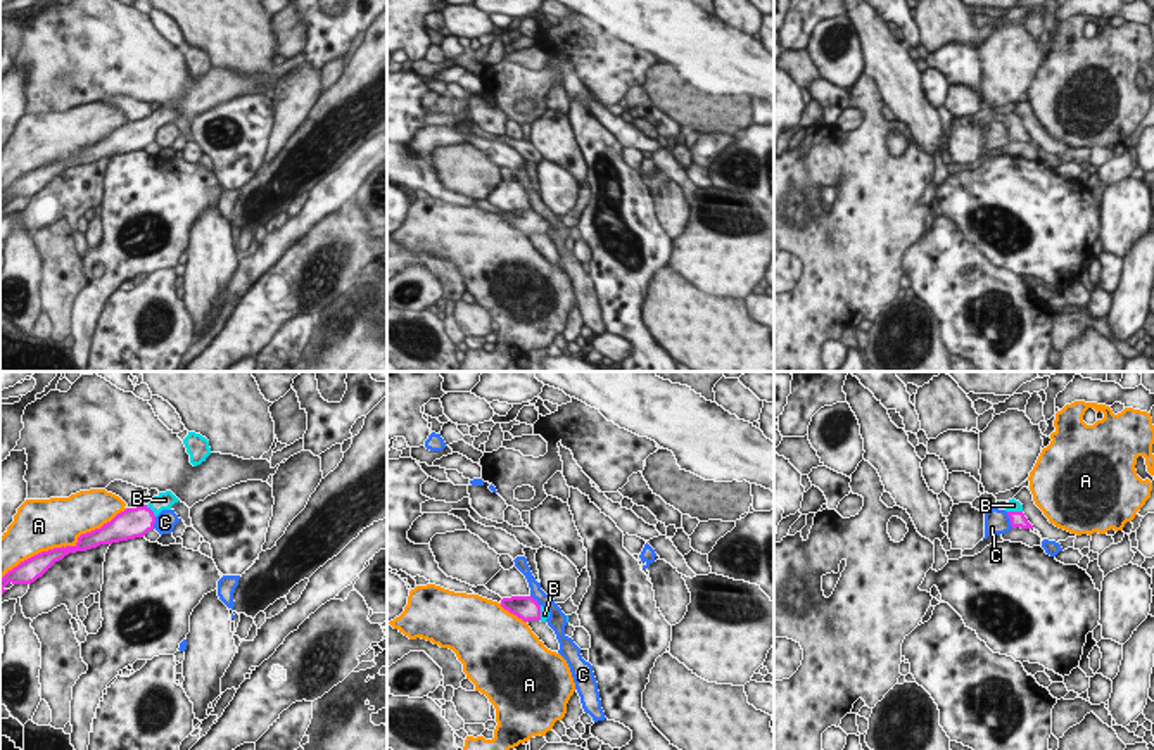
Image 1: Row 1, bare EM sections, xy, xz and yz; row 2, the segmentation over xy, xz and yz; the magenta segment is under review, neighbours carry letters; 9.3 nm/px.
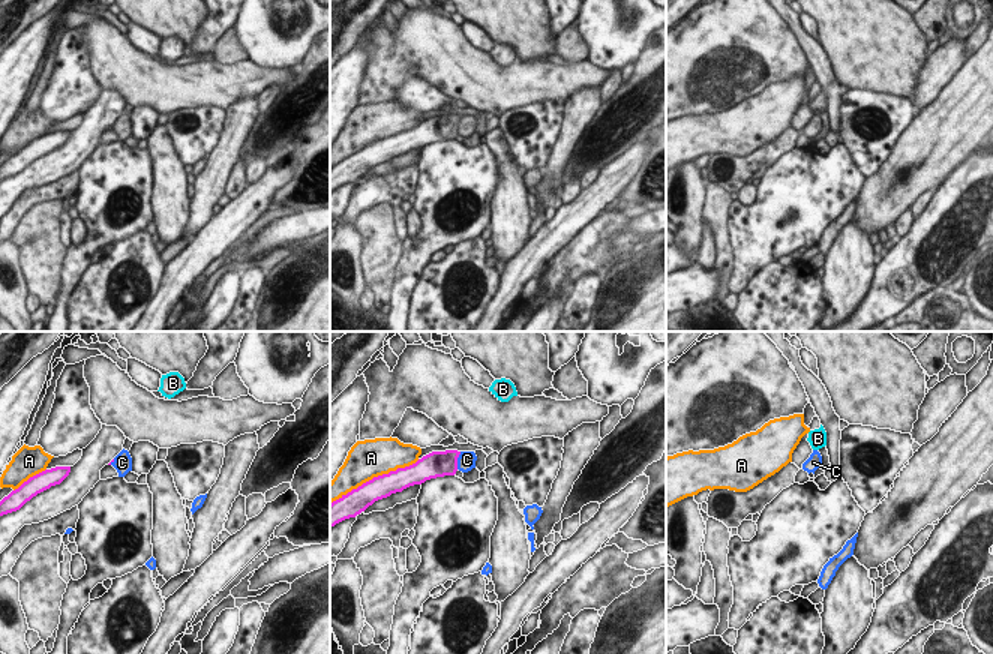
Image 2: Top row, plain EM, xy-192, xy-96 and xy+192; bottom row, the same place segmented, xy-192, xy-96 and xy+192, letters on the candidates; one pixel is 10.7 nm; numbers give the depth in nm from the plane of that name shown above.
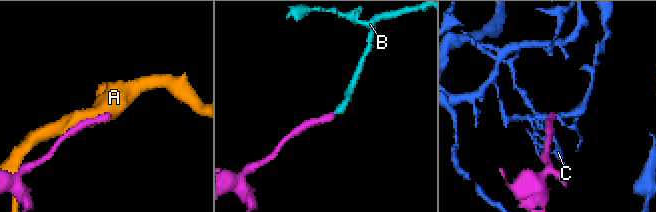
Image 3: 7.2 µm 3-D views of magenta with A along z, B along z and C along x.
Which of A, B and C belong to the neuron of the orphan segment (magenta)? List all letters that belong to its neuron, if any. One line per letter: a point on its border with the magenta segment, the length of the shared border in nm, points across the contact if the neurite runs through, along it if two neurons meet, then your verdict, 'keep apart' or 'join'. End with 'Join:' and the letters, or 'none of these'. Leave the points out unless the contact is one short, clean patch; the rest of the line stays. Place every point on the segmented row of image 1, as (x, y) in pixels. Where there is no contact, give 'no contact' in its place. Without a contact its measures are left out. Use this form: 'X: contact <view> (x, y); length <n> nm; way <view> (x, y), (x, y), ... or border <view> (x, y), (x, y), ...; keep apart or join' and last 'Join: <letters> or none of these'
A: contact xy (63, 546); length 1350 nm; keep apart
B: contact xy (151, 510); length 150 nm; way xy (133, 522), (151, 510), (164, 500); join
C: contact yz (1011, 521); length 170 nm; border yz (1006, 512), (1013, 527); keep apart
Join: B

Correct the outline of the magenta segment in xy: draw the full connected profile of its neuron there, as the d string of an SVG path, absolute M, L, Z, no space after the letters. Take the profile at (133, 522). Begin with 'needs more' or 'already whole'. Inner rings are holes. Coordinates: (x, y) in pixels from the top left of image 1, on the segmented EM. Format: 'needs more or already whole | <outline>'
needs more | M171 491L159 493L157 496L152 498L149 505L136 506L136 508L126 508L124 512L117 513L111 522L104 524L100 529L81 534L74 546L66 546L66 548L62 546L62 548L41 551L21 562L17 567L9 570L0 579L0 594L7 591L5 586L9 582L12 584L35 582L55 562L62 560L69 553L86 551L100 544L112 544L119 541L143 537L149 531L154 529L155 517L162 510L171 510L171 506L178 501L180 499Z

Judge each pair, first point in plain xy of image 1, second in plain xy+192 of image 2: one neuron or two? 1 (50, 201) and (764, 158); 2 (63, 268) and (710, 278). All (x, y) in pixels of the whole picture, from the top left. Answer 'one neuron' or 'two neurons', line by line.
1: one neuron
2: two neurons

